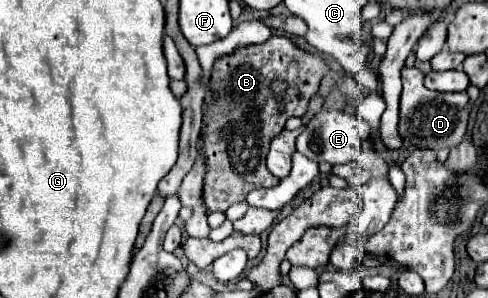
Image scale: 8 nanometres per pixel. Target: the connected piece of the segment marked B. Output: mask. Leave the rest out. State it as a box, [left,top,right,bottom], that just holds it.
[201,37,329,211]

